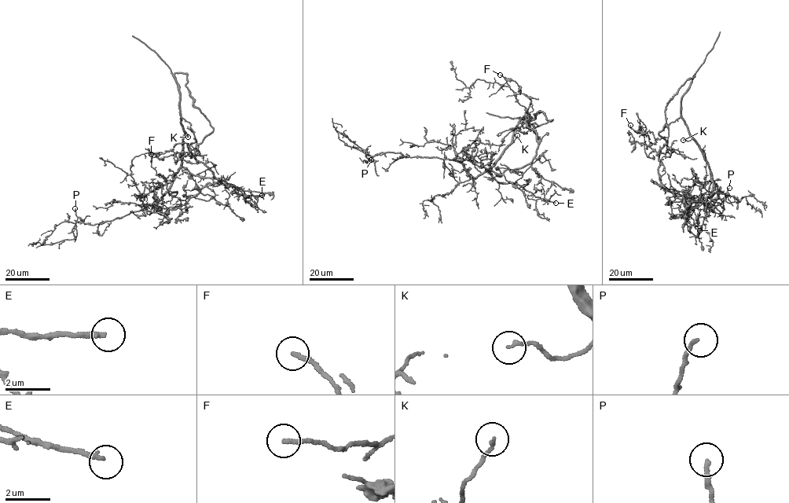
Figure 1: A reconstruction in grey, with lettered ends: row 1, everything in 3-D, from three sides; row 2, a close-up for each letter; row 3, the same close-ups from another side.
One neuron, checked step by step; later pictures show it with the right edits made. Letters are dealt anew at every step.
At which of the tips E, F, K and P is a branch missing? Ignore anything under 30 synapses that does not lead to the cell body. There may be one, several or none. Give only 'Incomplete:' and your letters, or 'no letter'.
Incomplete: E

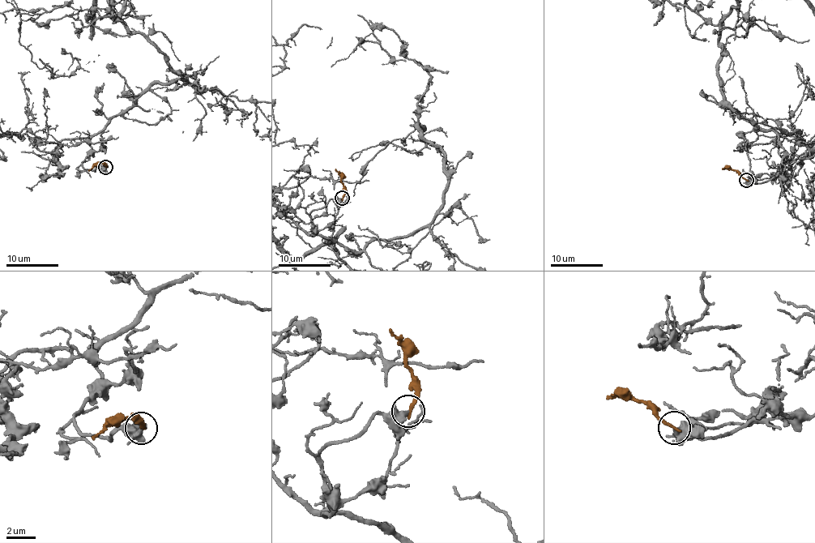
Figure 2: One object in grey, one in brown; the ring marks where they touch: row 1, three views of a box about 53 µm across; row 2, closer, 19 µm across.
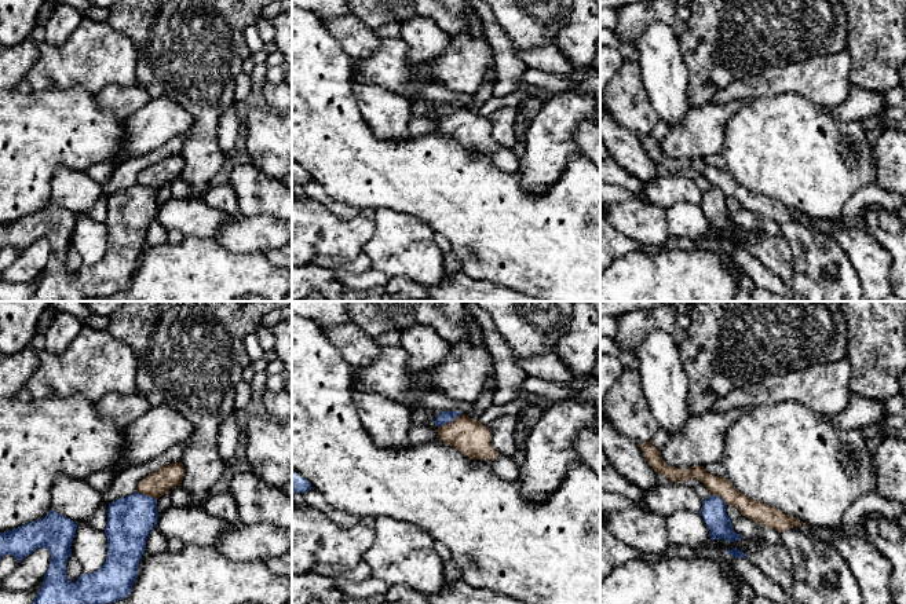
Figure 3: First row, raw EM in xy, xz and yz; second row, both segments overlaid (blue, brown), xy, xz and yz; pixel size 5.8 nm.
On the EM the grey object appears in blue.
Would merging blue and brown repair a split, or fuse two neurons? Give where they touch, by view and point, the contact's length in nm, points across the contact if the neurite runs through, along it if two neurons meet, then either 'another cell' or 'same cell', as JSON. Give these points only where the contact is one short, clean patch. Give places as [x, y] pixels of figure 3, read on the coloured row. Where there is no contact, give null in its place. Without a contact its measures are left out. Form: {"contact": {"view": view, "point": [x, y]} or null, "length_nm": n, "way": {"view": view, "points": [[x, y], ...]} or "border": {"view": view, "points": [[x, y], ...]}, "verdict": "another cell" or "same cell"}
{"contact": {"view": "xz", "point": [449, 421]}, "length_nm": 170, "border": {"view": "xz", "points": [[461, 413], [438, 428]]}, "verdict": "another cell"}

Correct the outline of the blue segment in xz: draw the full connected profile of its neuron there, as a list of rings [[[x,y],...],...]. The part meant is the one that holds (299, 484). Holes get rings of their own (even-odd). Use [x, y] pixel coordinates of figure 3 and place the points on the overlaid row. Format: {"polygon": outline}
{"polygon": [[[292,471],[292,494],[295,493],[306,493],[311,490],[311,484],[308,480],[299,477],[293,471]]]}

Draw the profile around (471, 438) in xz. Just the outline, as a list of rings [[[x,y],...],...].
[[[461,413],[456,420],[441,425],[438,436],[471,460],[492,460],[493,471],[500,479],[508,482],[519,479],[520,468],[515,457],[500,457],[490,443],[492,431],[478,420]]]

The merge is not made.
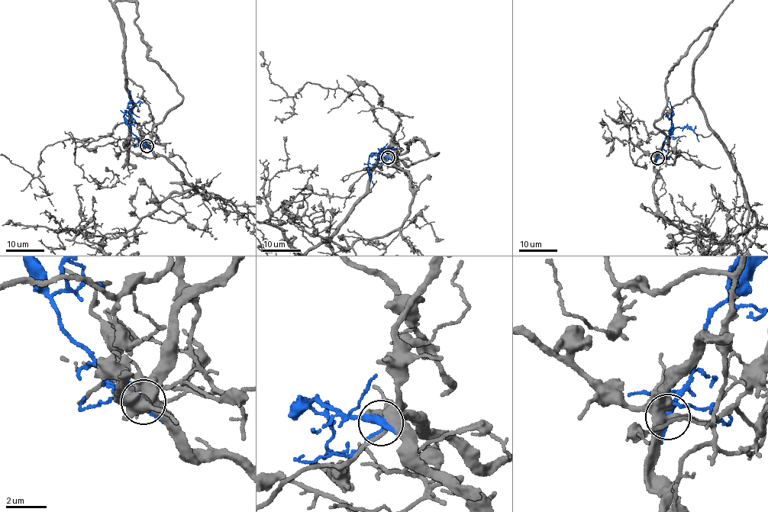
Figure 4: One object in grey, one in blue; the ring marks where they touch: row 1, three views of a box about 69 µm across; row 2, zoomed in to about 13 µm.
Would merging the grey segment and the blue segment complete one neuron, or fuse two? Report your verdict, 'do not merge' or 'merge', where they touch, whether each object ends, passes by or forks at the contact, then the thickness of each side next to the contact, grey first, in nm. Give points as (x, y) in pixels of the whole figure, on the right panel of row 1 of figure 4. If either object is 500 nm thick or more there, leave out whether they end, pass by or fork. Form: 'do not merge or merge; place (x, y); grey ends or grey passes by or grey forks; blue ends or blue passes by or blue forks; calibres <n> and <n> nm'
do not merge; place (657, 158); grey forks; blue forks; calibres 440 and 300 nm

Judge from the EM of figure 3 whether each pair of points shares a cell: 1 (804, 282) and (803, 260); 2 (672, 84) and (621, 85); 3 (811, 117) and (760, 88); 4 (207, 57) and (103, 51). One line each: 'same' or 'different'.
1: same
2: different
3: different
4: different

